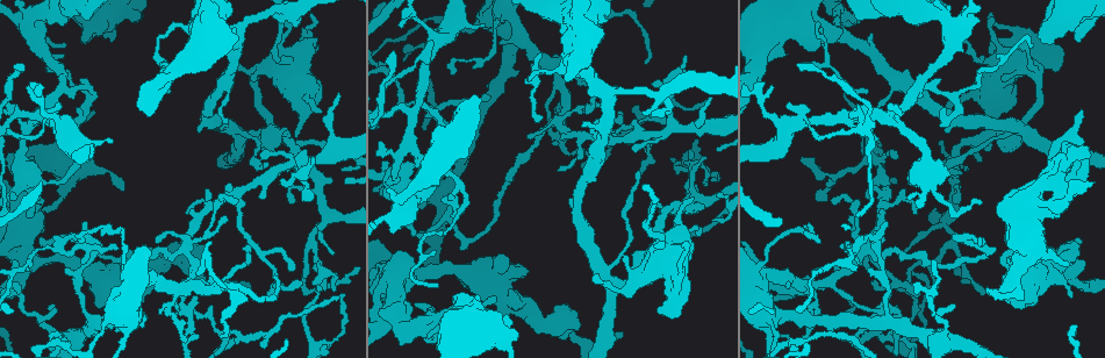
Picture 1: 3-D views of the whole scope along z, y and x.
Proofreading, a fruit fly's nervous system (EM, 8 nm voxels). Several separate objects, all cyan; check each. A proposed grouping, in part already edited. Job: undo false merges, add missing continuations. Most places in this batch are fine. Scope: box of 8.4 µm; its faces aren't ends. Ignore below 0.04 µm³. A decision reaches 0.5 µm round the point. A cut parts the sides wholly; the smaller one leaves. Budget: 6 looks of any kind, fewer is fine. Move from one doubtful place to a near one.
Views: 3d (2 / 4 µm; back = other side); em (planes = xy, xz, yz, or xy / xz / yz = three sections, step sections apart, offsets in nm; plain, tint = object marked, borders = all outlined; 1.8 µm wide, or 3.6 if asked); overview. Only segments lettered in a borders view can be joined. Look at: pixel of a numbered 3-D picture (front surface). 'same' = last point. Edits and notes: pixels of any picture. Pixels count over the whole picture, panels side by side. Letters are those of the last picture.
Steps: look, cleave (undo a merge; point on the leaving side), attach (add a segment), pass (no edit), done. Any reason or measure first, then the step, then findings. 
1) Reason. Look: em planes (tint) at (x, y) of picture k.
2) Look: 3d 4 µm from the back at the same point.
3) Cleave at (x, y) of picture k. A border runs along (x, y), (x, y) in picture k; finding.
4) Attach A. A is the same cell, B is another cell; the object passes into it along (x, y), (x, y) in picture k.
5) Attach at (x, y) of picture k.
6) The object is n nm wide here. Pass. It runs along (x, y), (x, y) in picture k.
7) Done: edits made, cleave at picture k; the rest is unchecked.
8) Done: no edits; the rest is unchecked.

A fork. Look: em planes (borders) at (555, 134) of picture 1.

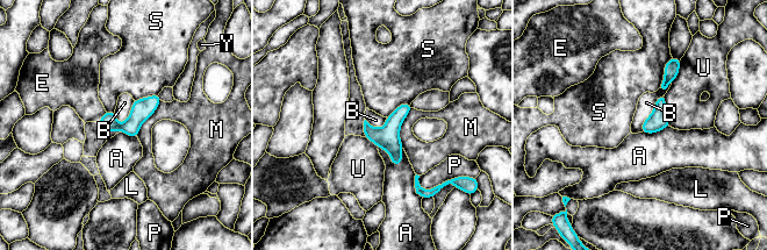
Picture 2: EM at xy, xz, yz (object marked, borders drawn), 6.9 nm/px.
The object is 140 nm wide here. Pass. A, B, E, L, M, P, S, U and Y are other cells; it runs along (157, 98), (128, 126), (102, 122) in picture 2; continuous, no second neuron.

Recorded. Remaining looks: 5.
Thick turns thin. Look: 3d 4 µm at (402, 206) of picture 1.

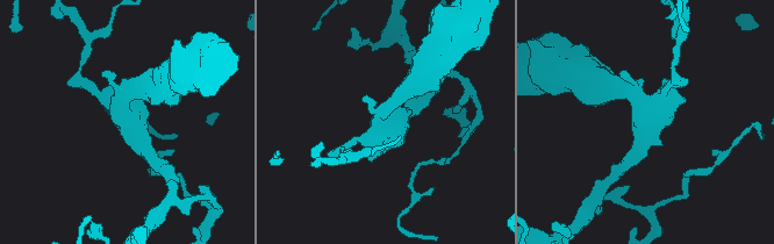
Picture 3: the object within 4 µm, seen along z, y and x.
Look: em planes (tint) at (122, 110) of picture 3.

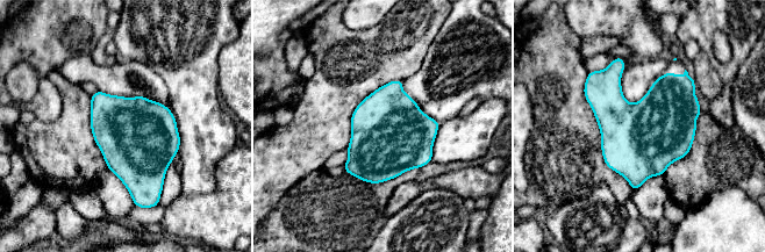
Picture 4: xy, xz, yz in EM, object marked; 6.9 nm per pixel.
What lies round it. Look: em planes (borders) at the same point.

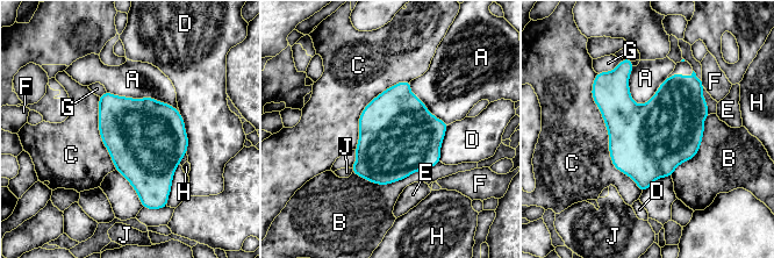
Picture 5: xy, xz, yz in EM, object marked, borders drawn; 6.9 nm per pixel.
The longest contact is with C, 900 nm. Pass. A, B, C, D, E, F, G, H and J are other cells; a border runs along (667, 76), (644, 104), (631, 99) in picture 5; all the same neuron.

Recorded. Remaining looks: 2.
Branch stops here. Look: 3d 2 µm from the back at (946, 109) of picture 1.

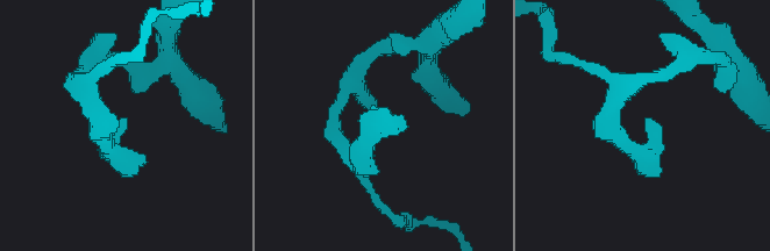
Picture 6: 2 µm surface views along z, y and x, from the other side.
Now the EM. Look: em planes (borders) at (644, 118) of picture 6.

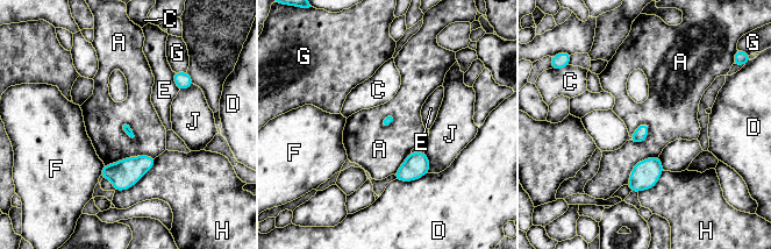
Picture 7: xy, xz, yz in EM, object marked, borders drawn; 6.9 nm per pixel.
Pass. A, C, D, E, F, G, H and J are other cells; a border runs along (649, 126), (642, 142), (629, 140) in picture 7; none of them fits.

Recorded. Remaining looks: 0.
Done: no edits; the rest is unchecked.

